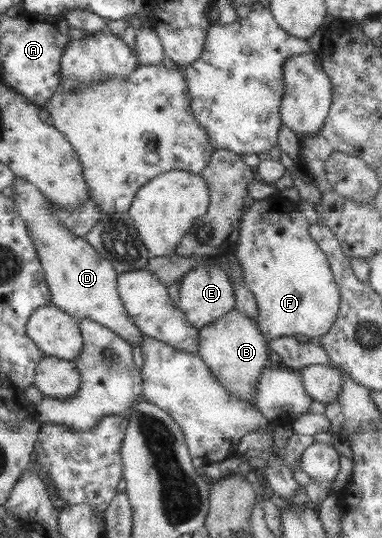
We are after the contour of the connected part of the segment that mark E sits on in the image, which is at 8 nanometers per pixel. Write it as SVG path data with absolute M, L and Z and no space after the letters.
M197 265L182 280L182 297L178 304L196 327L202 329L225 314L237 309L238 298L234 282L219 265Z

